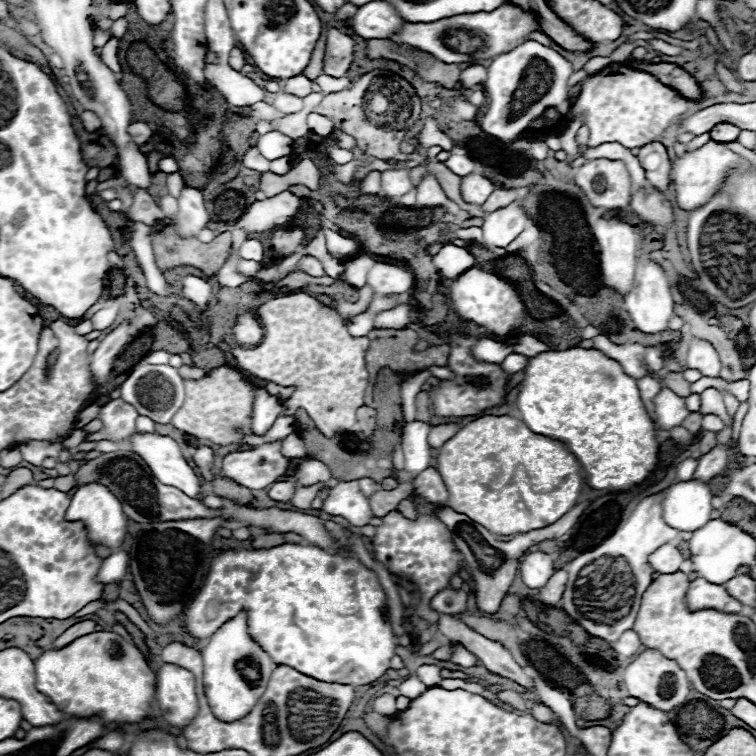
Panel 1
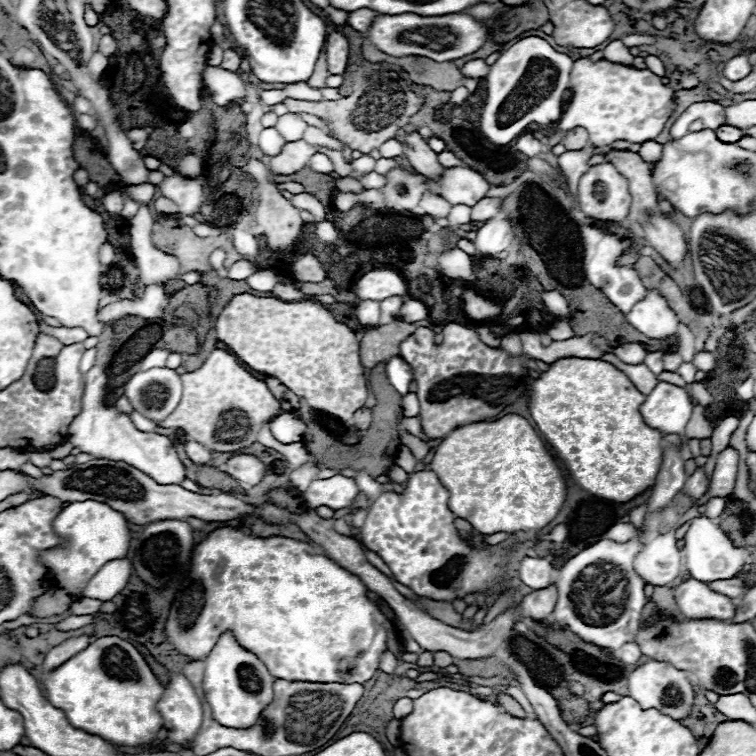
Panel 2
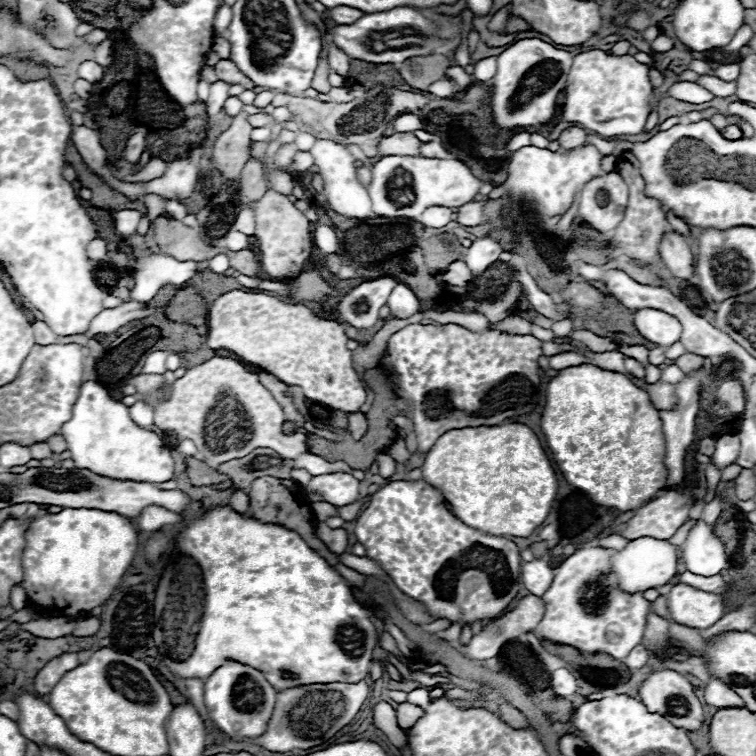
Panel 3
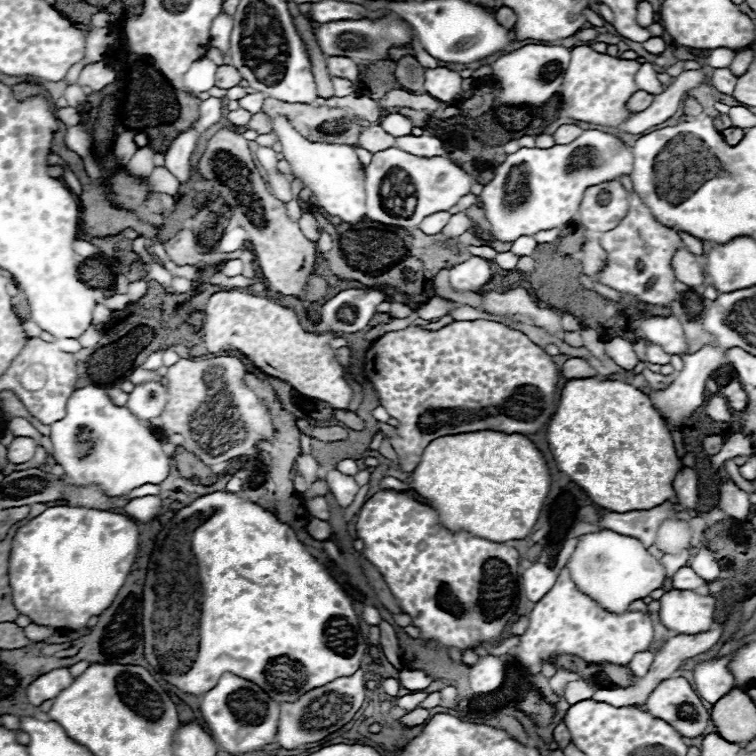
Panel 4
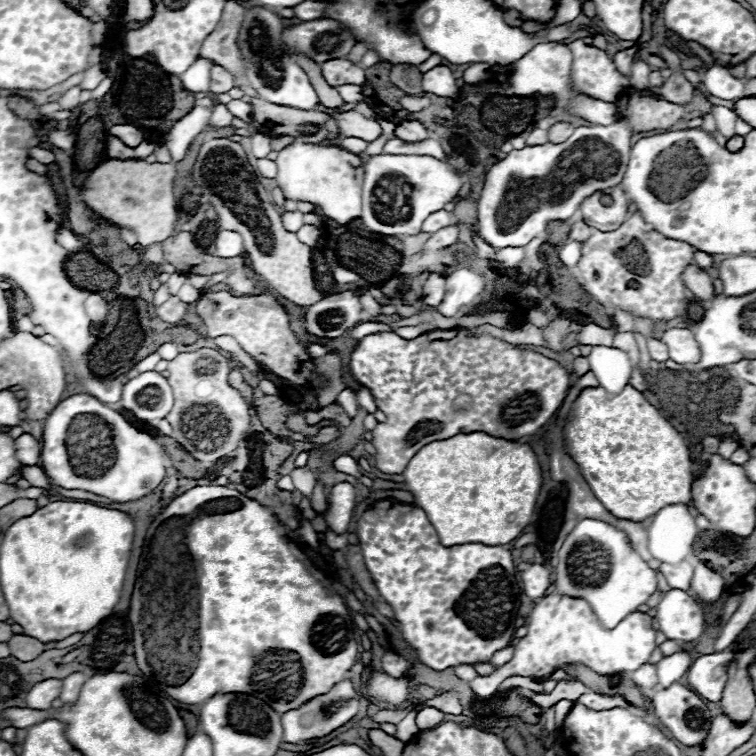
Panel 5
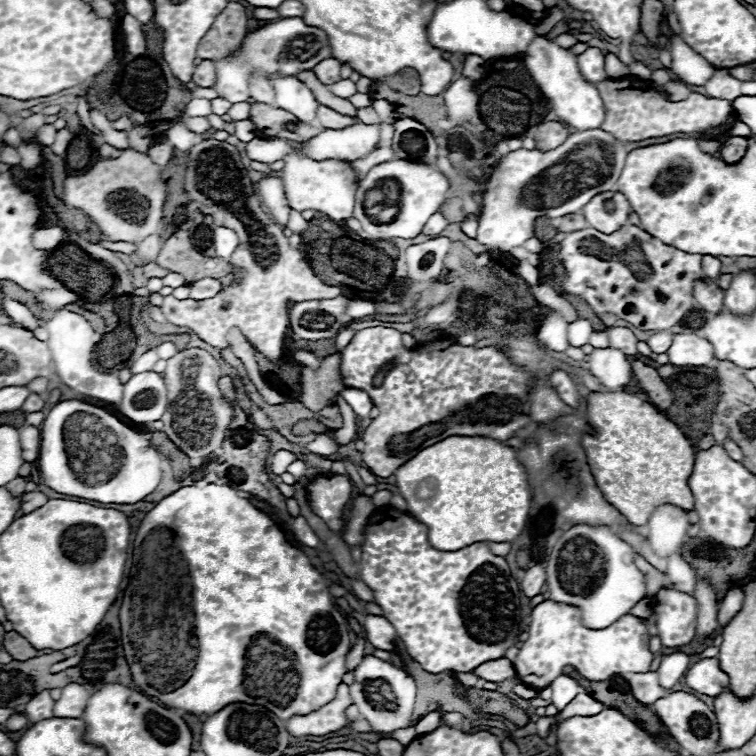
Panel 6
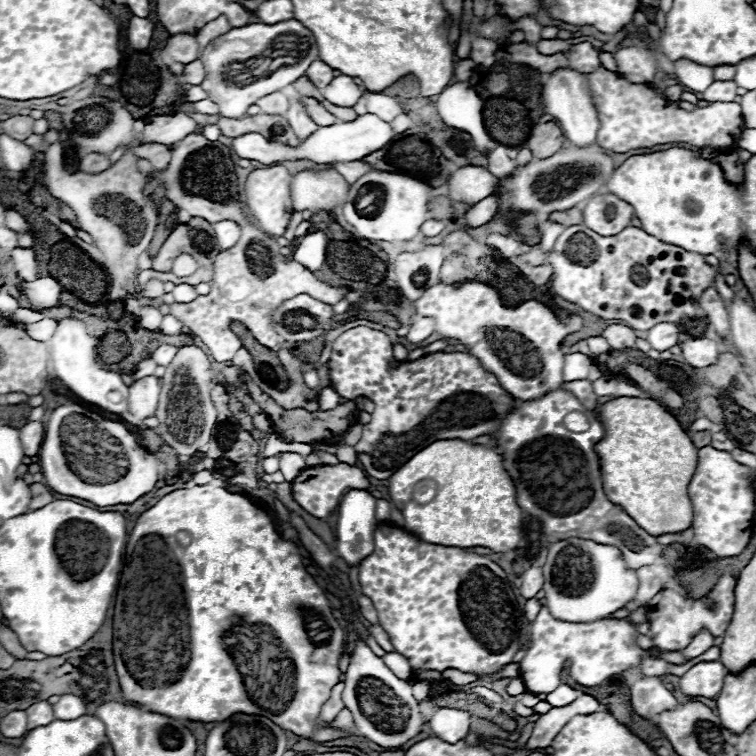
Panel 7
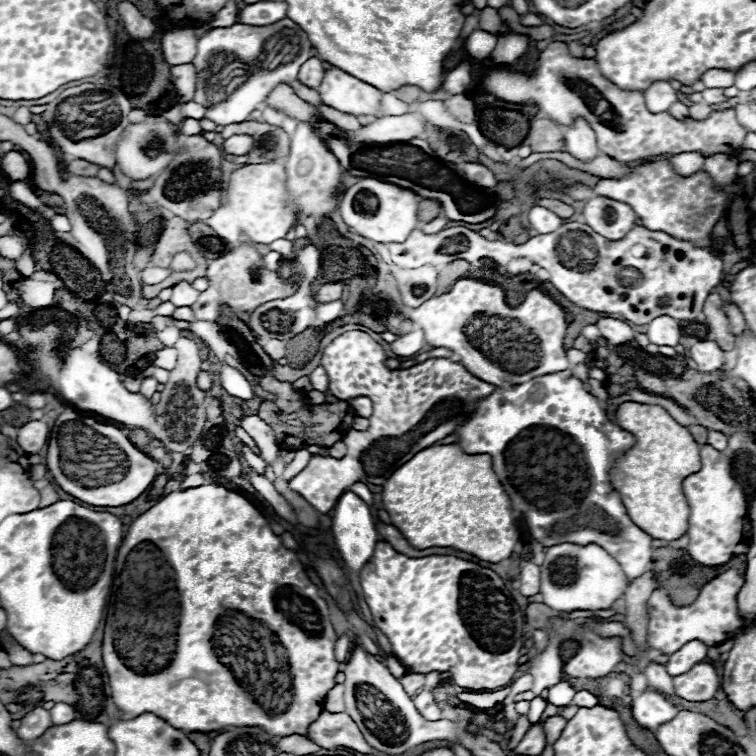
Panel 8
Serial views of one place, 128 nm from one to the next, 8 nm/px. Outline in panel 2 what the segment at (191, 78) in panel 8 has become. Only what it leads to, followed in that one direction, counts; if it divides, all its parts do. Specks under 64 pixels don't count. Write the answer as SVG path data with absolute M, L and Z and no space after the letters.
M226 50L224 52L224 60L222 60L222 68L224 70L234 70L234 72L238 72L240 70L240 62L242 62L242 58L240 58L240 54L236 52L236 50Z

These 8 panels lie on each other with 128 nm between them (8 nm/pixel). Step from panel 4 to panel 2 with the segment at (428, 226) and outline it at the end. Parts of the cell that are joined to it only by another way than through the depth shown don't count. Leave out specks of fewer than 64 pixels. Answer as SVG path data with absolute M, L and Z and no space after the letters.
M424 194L418 208L420 208L420 214L432 216L434 220L440 220L440 218L446 218L450 214L452 206L444 198L440 198L436 194Z

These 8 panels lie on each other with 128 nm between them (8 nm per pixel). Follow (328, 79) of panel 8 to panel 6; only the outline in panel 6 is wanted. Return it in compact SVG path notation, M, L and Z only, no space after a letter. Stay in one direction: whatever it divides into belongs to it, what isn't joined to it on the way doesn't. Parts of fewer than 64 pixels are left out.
M338 80L336 84L330 84L328 90L338 98L348 100L352 94L356 94L356 84L352 80Z

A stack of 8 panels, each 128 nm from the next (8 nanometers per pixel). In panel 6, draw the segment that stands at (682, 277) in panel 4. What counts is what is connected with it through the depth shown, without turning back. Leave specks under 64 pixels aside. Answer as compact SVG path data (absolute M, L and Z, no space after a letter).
M698 280L694 284L694 298L702 310L720 314L724 310L724 290L714 280Z

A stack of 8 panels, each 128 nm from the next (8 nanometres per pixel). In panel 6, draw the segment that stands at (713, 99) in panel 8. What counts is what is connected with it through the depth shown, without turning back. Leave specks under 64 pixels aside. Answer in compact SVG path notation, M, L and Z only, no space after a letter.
M716 70L716 74L704 84L706 88L706 96L710 98L724 98L724 100L736 100L740 96L740 80L736 80L734 76Z

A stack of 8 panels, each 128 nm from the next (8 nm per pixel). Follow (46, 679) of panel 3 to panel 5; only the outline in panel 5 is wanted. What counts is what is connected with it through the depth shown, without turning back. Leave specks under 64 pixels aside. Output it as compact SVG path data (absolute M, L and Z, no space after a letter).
M50 678L44 682L38 682L26 696L26 704L32 710L50 710L52 708L52 700L56 700L60 696L62 690L62 680Z

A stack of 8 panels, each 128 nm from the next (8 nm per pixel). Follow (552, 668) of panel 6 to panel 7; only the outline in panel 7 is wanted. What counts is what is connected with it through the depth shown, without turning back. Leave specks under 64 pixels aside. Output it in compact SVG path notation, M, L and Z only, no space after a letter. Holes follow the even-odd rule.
M546 606L532 622L532 646L520 662L520 678L528 692L548 694L560 684L560 670L566 660L576 668L576 682L582 686L596 686L614 674L624 672L642 658L642 648L634 644L638 630L626 620L598 620L598 622L564 622L550 614ZM646 658L642 664L642 674L644 676L664 676L670 674L670 668L674 668L674 664L670 662L652 662L652 658Z

